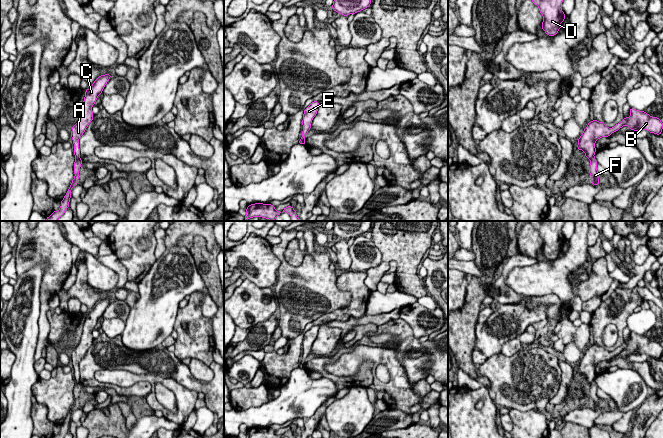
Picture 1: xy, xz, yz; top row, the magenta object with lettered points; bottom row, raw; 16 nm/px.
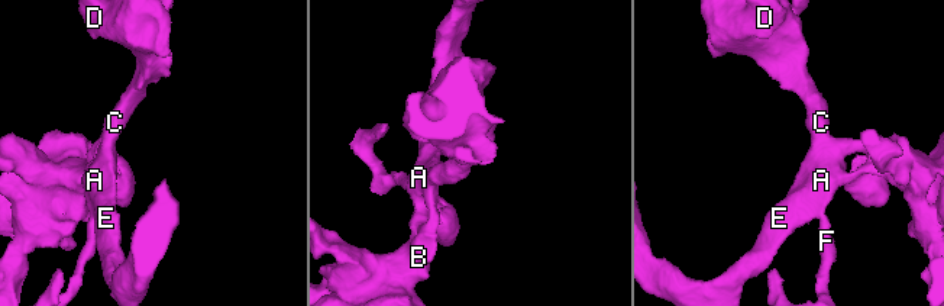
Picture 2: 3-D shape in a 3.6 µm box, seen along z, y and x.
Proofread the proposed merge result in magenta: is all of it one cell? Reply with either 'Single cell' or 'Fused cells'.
Fused cells

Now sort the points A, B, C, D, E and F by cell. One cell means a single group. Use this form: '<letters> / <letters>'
A B C D E / F

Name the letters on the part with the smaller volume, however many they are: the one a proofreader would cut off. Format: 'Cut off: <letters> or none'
Cut off: F

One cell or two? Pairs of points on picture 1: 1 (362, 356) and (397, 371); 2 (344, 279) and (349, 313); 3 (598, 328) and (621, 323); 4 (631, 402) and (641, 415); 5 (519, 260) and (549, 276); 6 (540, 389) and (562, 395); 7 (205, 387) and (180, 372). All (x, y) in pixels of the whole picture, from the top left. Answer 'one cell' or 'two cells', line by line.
1: one cell
2: one cell
3: one cell
4: two cells
5: two cells
6: two cells
7: one cell

